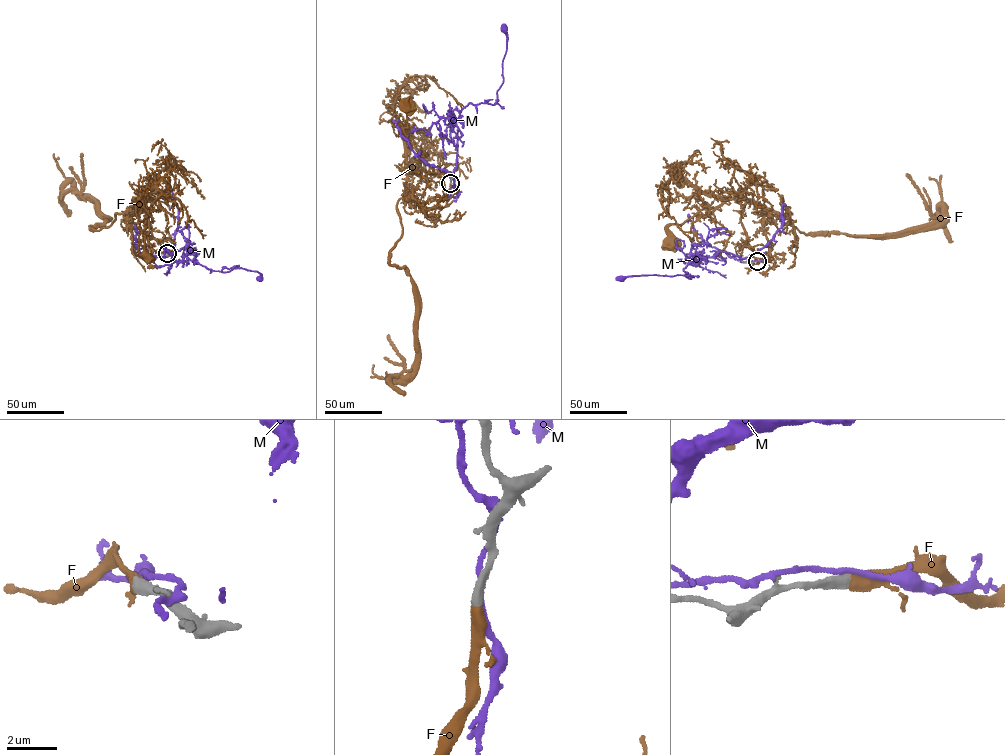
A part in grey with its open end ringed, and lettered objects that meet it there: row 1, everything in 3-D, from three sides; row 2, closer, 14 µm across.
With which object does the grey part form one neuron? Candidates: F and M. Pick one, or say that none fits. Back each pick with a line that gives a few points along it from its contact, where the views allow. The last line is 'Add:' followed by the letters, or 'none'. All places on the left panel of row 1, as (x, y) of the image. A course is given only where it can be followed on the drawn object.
F: it runs (167, 253), (157, 252), (133, 237), (127, 211), (141, 198), (149, 213), (149, 232), (145, 237), (147, 255)
Add: F

